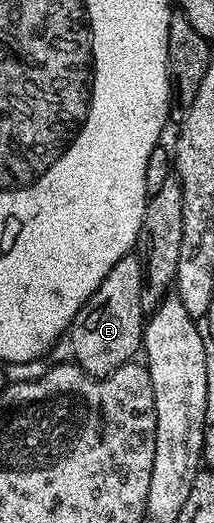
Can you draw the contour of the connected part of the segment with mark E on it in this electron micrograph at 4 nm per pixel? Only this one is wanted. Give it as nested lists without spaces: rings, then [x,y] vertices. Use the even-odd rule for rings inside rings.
[[[131,254],[120,258],[120,262],[116,262],[116,266],[108,270],[104,282],[96,286],[68,329],[74,351],[73,363],[79,364],[89,376],[112,374],[120,366],[131,363],[137,357],[134,355],[139,355],[144,327],[144,264],[136,257],[137,255]]]

